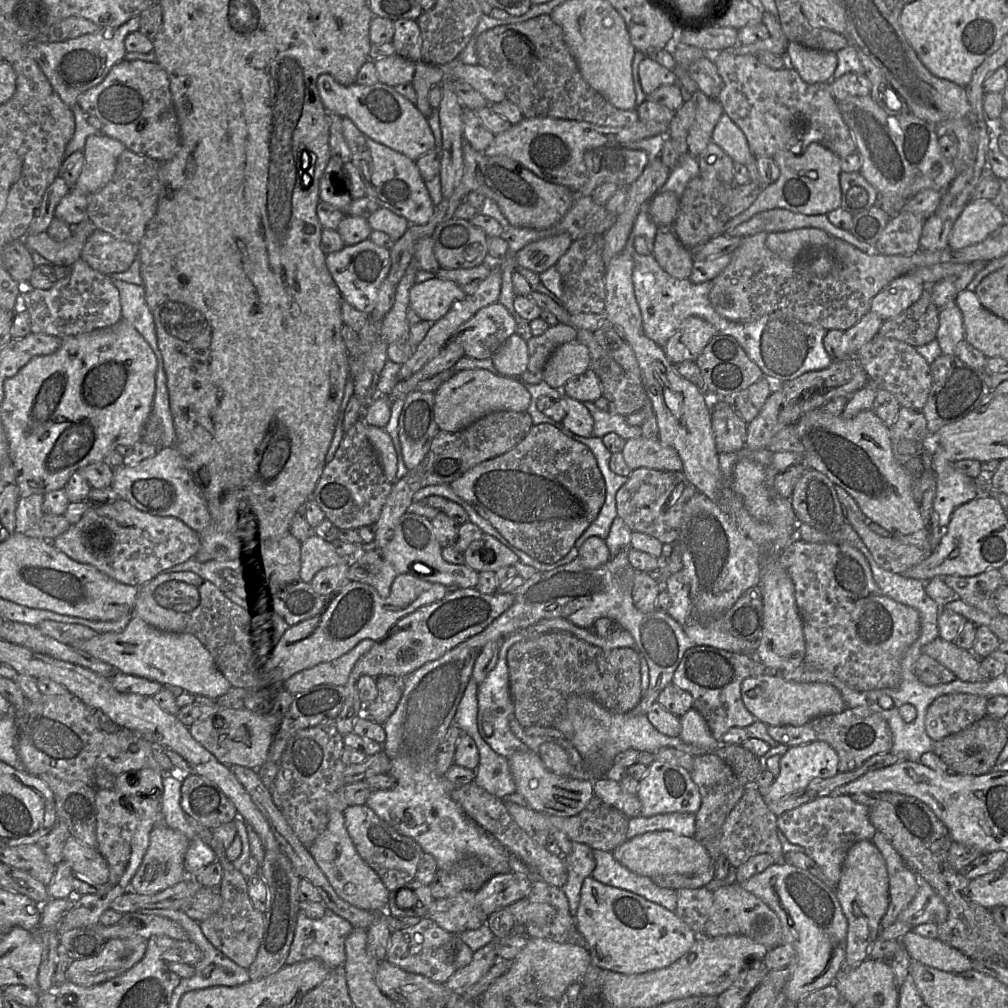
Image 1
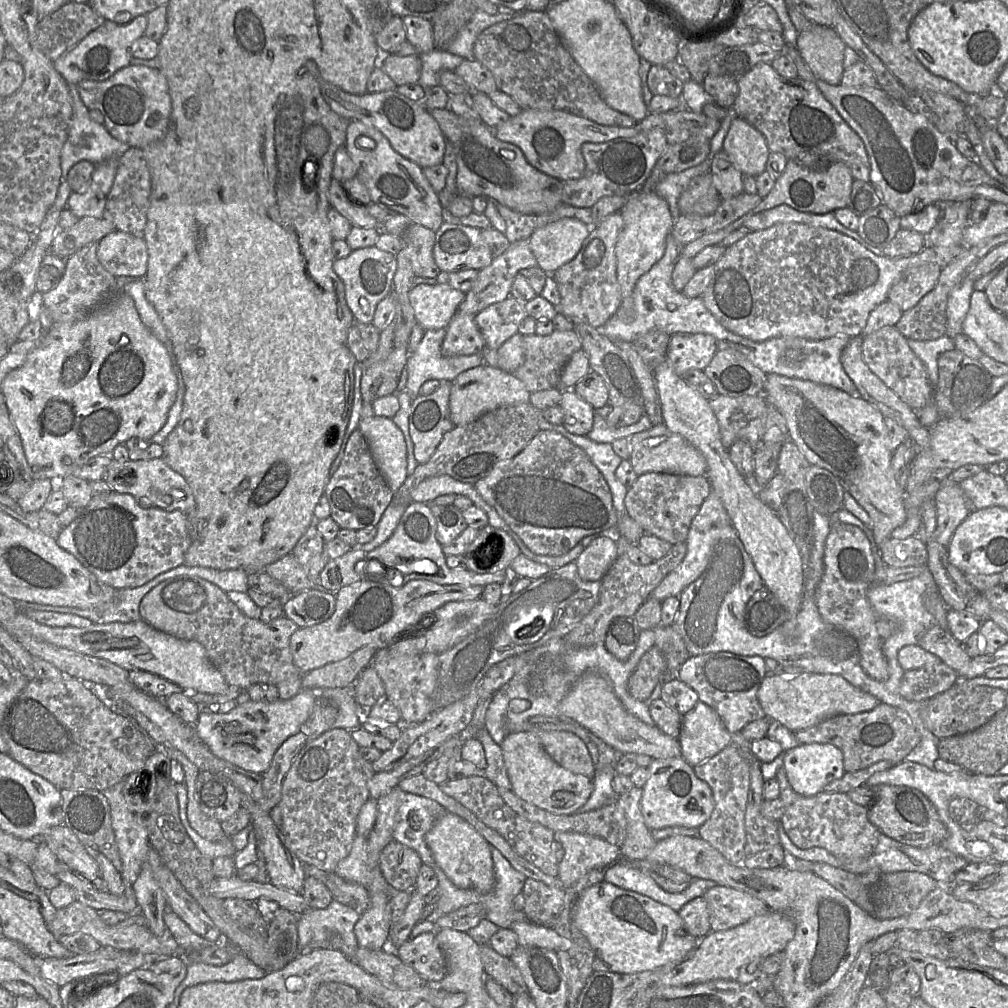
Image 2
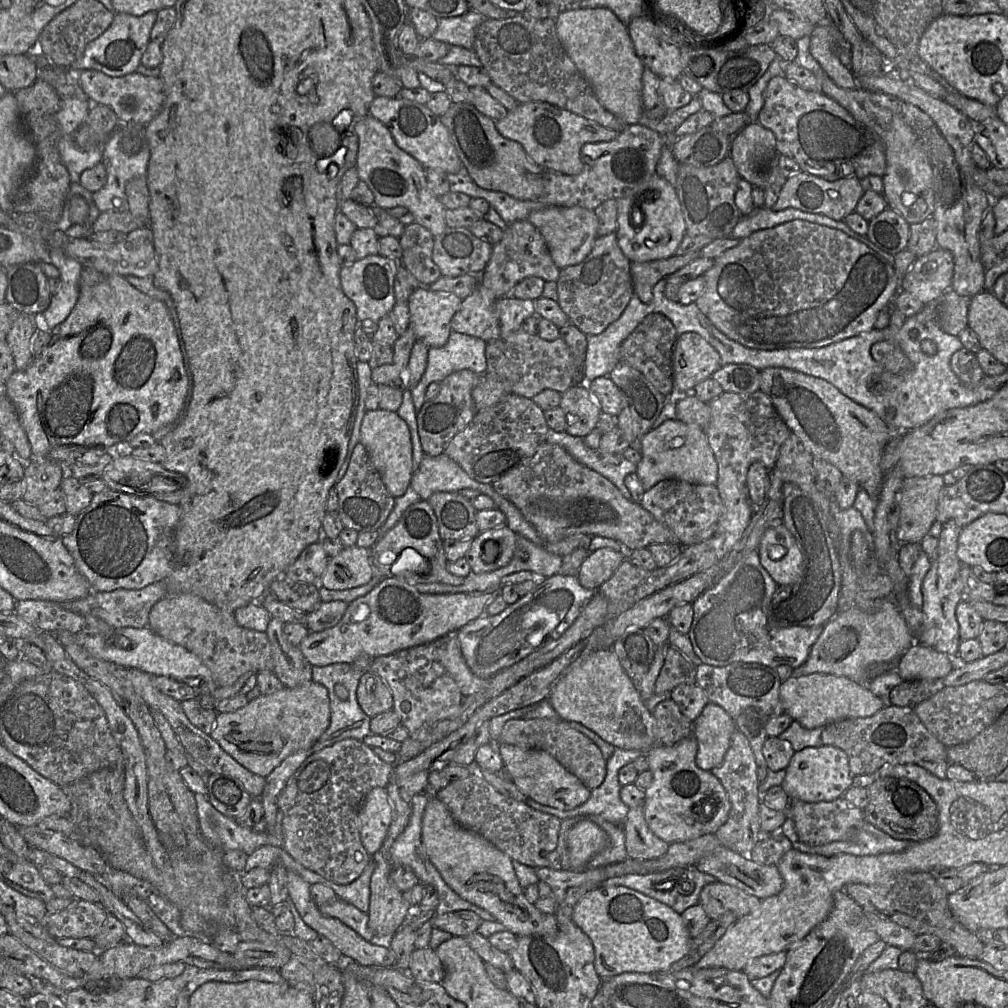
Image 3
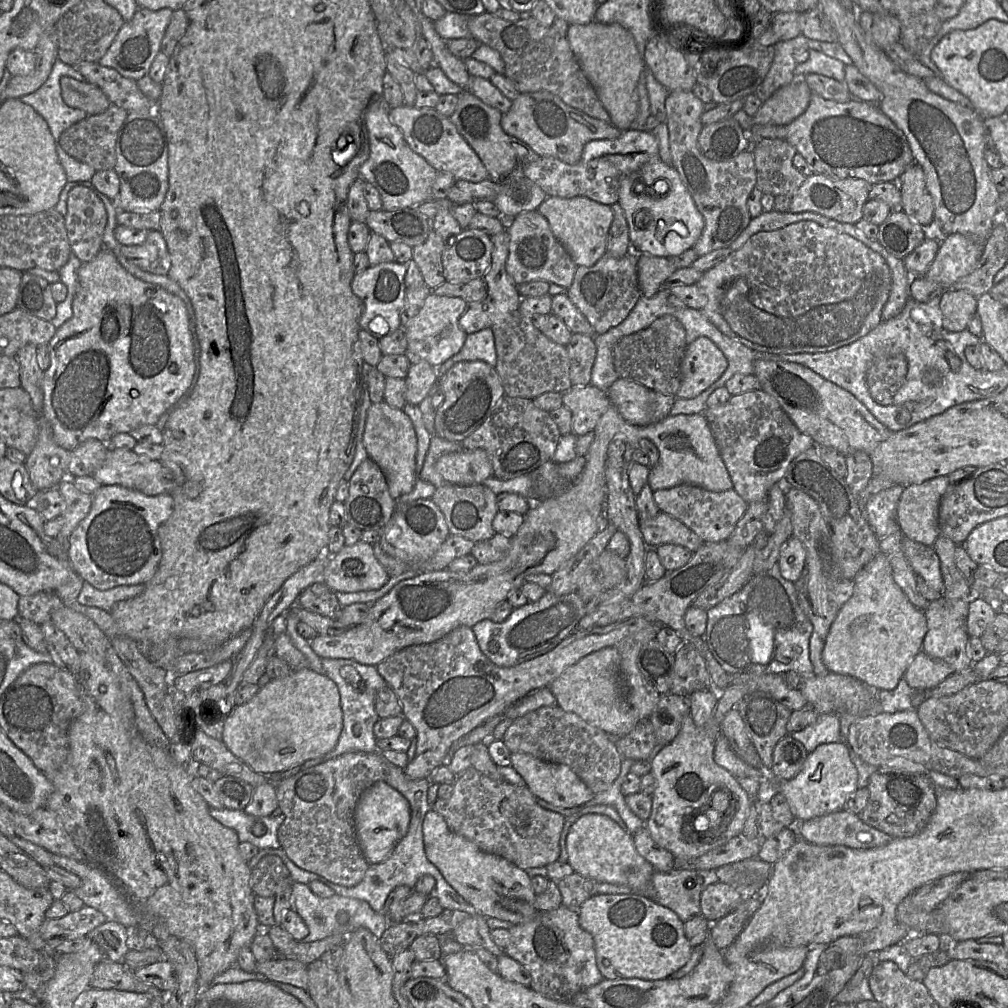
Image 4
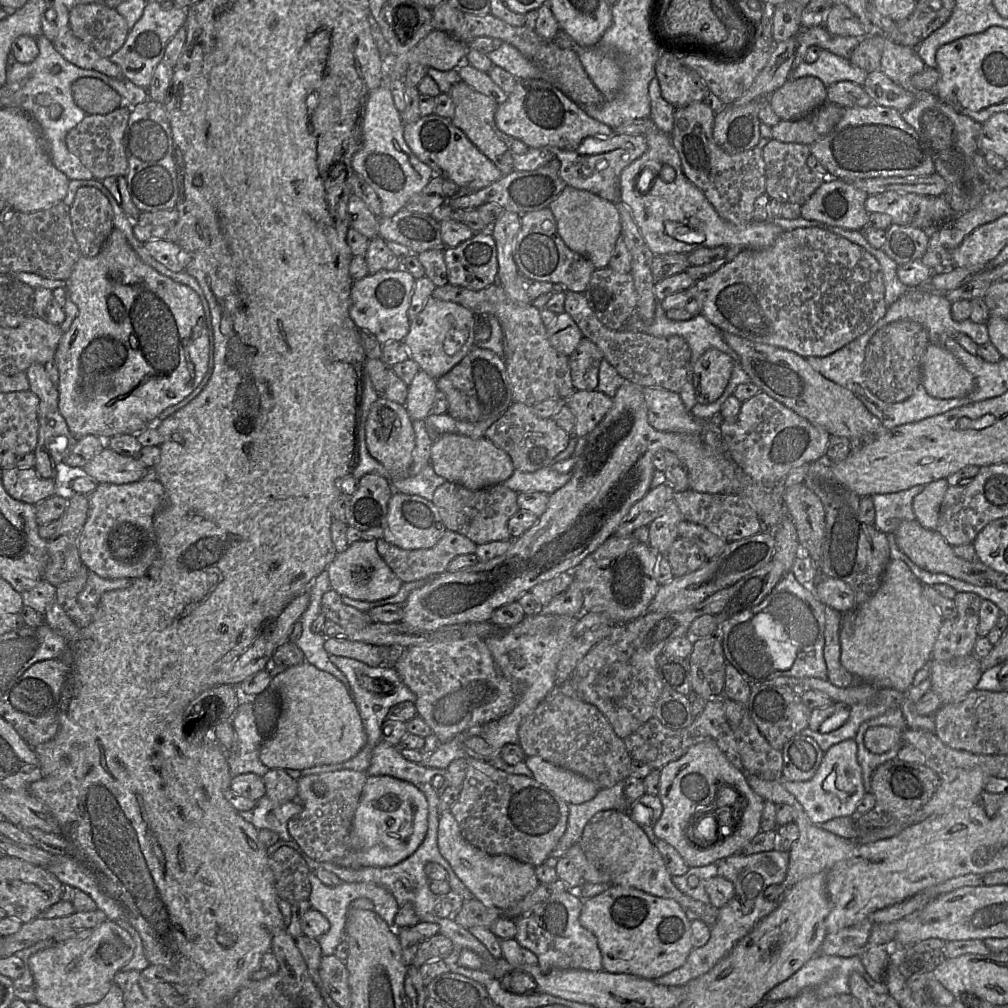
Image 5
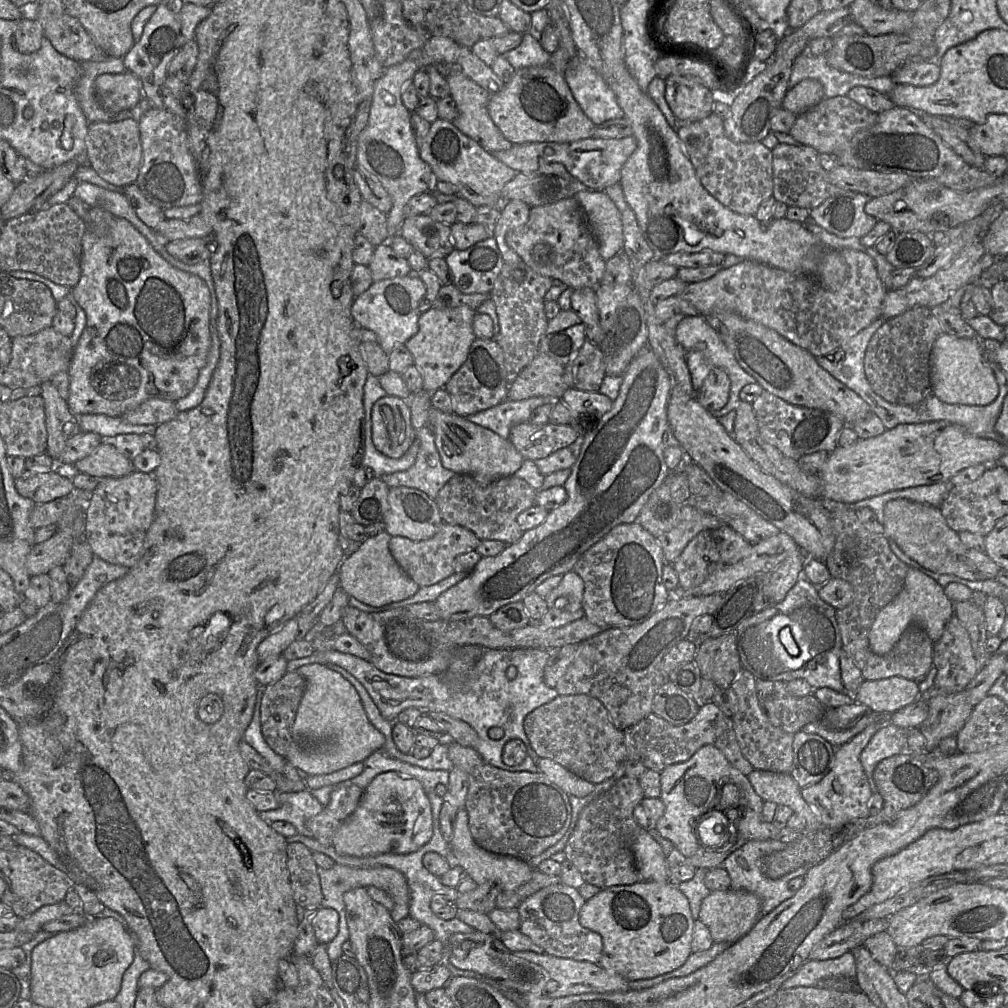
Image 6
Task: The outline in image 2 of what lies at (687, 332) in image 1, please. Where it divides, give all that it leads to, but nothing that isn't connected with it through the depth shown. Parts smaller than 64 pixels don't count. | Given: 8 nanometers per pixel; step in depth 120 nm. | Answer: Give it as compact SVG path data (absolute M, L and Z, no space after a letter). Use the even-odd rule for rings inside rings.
M675 333L671 335L667 359L671 362L676 374L683 376L683 374L690 369L704 370L711 362L713 356L718 349L717 341L714 336L704 333Z

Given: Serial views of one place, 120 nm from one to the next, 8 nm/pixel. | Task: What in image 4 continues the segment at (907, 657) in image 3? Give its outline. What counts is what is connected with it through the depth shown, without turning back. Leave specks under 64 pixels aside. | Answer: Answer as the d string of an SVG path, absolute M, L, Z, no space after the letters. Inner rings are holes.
M921 650L910 662L904 679L913 690L930 690L953 672L948 663L932 658Z

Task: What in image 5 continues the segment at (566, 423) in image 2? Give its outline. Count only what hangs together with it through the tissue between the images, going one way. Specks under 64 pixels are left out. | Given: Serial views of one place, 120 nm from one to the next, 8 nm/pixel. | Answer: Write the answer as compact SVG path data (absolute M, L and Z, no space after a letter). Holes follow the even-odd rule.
M575 390L563 404L574 415L574 435L582 437L587 436L603 419L612 406L612 399L597 390Z

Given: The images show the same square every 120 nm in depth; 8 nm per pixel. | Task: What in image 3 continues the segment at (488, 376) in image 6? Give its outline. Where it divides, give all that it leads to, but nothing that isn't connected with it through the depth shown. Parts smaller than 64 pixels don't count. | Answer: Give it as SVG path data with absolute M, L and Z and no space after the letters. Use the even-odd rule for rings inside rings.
M469 369L455 371L440 382L440 391L432 400L425 401L416 415L418 434L425 455L437 456L444 452L450 440L464 429L476 414L472 390L480 375Z

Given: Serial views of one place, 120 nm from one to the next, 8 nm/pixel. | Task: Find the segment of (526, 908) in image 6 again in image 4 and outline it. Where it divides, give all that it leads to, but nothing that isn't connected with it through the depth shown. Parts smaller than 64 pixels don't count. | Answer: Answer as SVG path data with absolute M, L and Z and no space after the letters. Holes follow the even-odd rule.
M561 905L554 910L539 912L533 920L513 925L510 933L505 954L530 972L530 987L546 998L571 1002L579 992L604 979L597 966L593 936L580 926L577 910Z

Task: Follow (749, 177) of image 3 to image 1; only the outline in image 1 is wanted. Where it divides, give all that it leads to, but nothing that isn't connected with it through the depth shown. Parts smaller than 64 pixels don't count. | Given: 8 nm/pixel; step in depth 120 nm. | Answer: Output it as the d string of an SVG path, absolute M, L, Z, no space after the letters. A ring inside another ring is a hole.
M726 113L722 114L716 124L712 141L719 145L734 162L747 165L755 158L745 134Z

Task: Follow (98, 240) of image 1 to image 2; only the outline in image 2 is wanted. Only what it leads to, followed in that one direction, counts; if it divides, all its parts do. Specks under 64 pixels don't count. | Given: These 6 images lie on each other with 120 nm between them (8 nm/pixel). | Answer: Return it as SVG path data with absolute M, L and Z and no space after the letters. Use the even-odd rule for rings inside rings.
M113 231L97 242L97 258L114 277L144 279L147 273L148 249L143 237Z

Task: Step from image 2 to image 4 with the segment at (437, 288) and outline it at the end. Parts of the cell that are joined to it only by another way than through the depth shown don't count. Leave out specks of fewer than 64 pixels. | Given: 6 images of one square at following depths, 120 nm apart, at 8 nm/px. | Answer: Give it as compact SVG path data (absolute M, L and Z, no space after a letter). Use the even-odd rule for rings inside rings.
M433 292L429 294L418 313L403 326L407 339L406 355L412 360L427 361L437 368L457 354L467 336L459 326L459 319L467 306L468 304L460 297L440 296Z

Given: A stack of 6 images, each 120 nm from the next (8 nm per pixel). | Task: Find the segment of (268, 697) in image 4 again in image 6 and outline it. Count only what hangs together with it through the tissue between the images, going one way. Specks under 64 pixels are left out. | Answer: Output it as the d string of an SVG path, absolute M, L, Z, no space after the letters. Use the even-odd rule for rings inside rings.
M319 663L301 666L296 671L304 677L306 688L292 728L301 745L292 748L284 757L288 764L304 771L306 776L330 774L355 763L364 763L373 752L384 747L384 735L369 721L356 688L347 679Z

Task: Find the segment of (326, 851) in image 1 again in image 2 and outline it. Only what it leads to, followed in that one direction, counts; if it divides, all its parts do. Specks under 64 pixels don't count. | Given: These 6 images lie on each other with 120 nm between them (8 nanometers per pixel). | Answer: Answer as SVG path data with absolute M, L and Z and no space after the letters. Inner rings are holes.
M356 836L349 854L337 865L334 873L343 880L364 886L369 895L386 891L391 896L391 886L379 866L372 866L367 854L367 838Z

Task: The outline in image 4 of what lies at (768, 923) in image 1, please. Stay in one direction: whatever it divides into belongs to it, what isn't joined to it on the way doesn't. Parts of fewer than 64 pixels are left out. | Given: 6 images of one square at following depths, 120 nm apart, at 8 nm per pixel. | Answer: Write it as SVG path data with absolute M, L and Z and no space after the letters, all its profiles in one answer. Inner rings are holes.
M718 881L702 891L701 915L710 923L714 923L732 911L740 902L741 896L733 885Z

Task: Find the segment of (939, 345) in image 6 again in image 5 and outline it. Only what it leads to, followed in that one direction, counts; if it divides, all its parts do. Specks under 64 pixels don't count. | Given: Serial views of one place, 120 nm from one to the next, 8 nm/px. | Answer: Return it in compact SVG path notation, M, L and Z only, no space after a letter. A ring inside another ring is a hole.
M929 344L922 358L922 384L934 398L949 399L969 395L975 389L974 377L955 356L945 348Z

